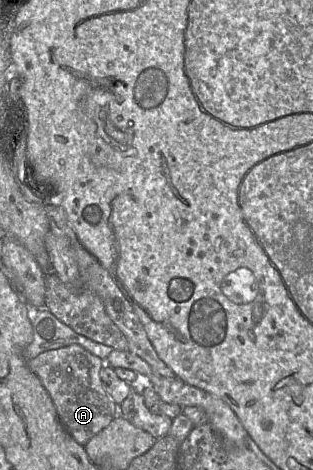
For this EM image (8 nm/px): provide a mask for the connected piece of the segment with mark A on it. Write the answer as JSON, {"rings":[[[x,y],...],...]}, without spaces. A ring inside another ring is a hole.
{"rings":[[[77,344],[45,351],[28,361],[29,369],[49,393],[61,424],[82,446],[116,417],[118,405],[107,395],[100,378],[104,364],[101,358]]]}

